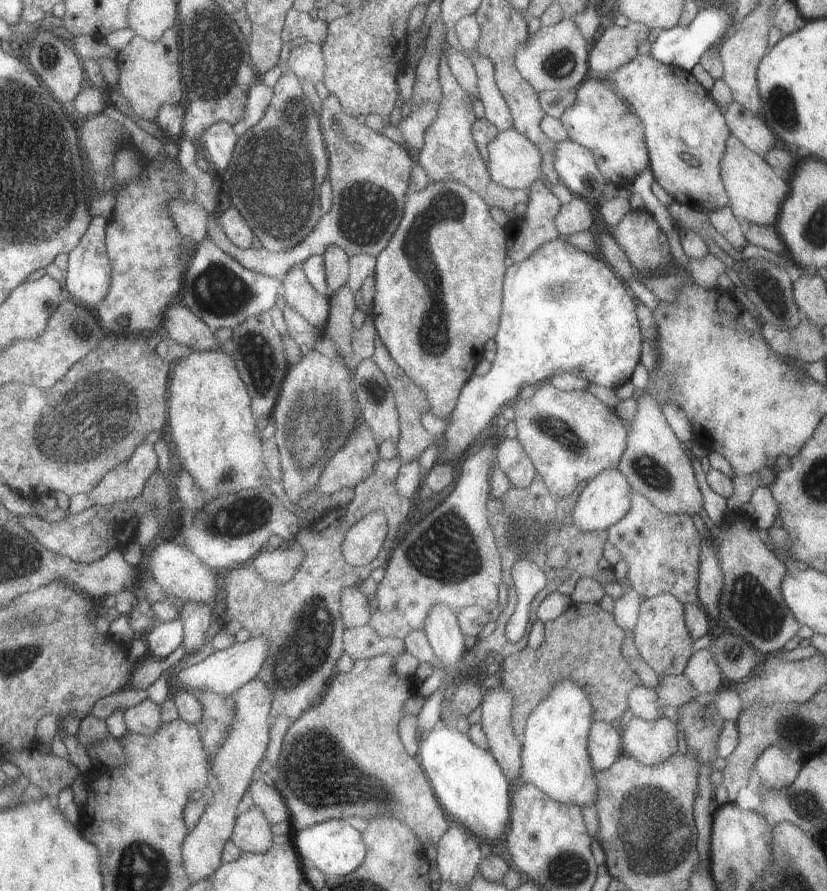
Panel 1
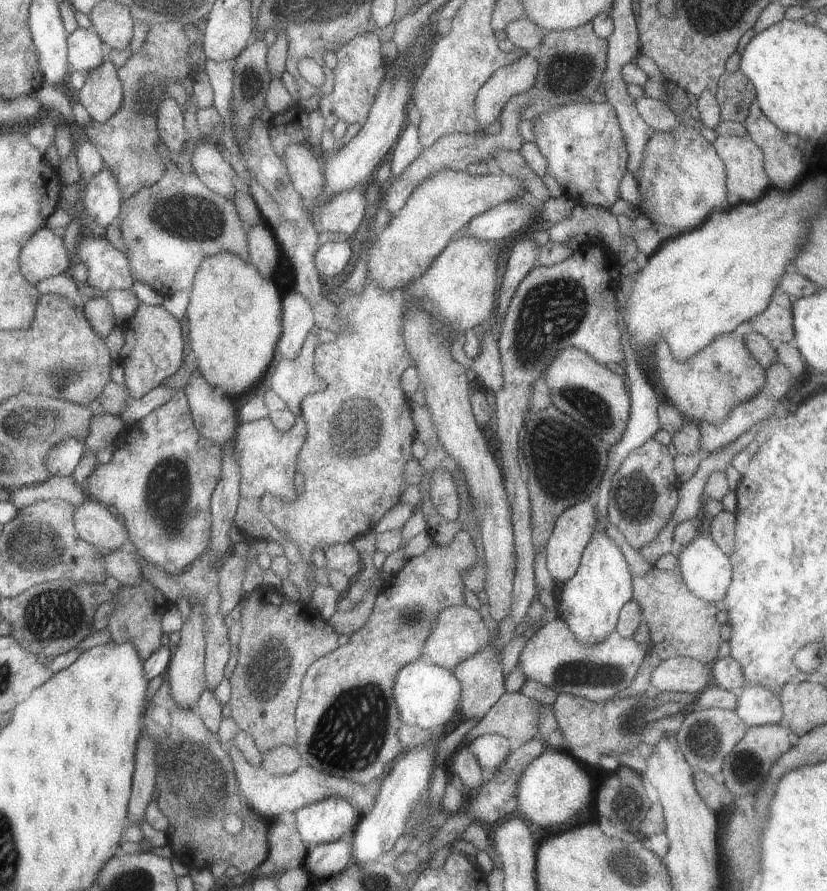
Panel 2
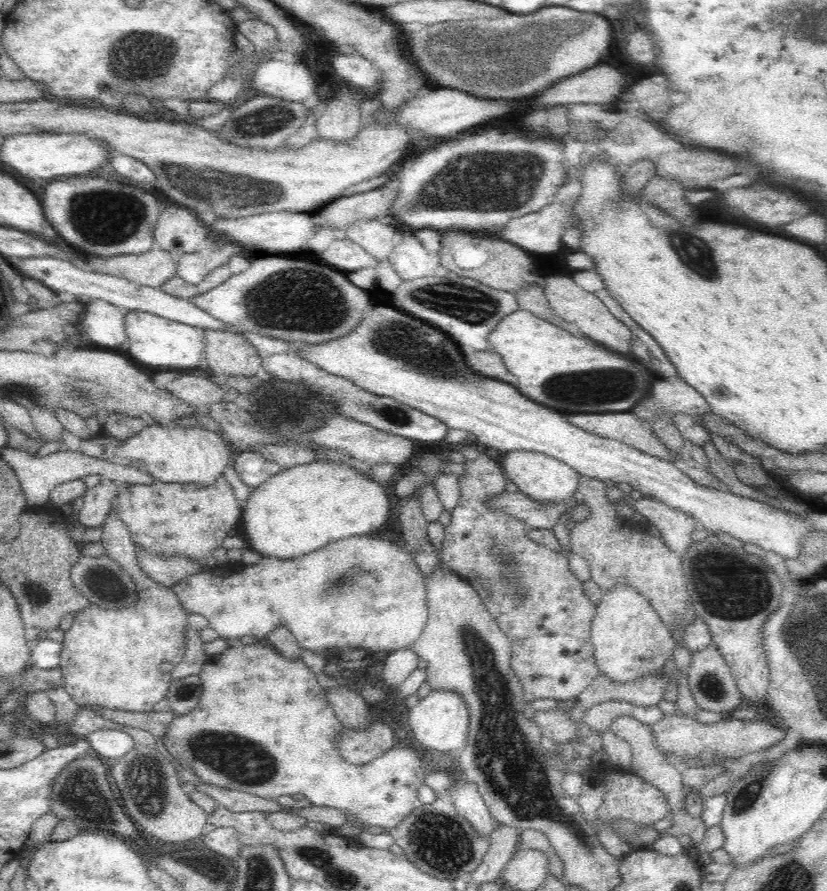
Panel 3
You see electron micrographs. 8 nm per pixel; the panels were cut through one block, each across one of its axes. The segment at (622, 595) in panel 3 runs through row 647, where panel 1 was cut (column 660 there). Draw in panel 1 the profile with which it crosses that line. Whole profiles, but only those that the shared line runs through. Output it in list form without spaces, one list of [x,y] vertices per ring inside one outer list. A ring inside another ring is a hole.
[[[659,594],[653,598],[647,598],[639,604],[637,612],[637,624],[633,628],[635,646],[641,654],[641,658],[659,674],[659,676],[679,676],[685,672],[685,666],[691,658],[691,644],[693,638],[685,624],[685,610],[683,602],[679,602],[671,594]]]

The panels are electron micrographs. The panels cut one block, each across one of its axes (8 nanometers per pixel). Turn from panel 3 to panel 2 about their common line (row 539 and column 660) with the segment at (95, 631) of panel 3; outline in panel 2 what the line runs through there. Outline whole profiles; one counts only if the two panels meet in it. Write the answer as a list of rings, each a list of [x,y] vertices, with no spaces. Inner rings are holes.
[[[639,98],[635,100],[637,104],[637,112],[639,116],[645,120],[645,124],[649,124],[655,132],[669,132],[673,128],[677,128],[681,122],[677,120],[675,112],[669,110],[669,106],[661,100],[653,100],[653,98]]]

